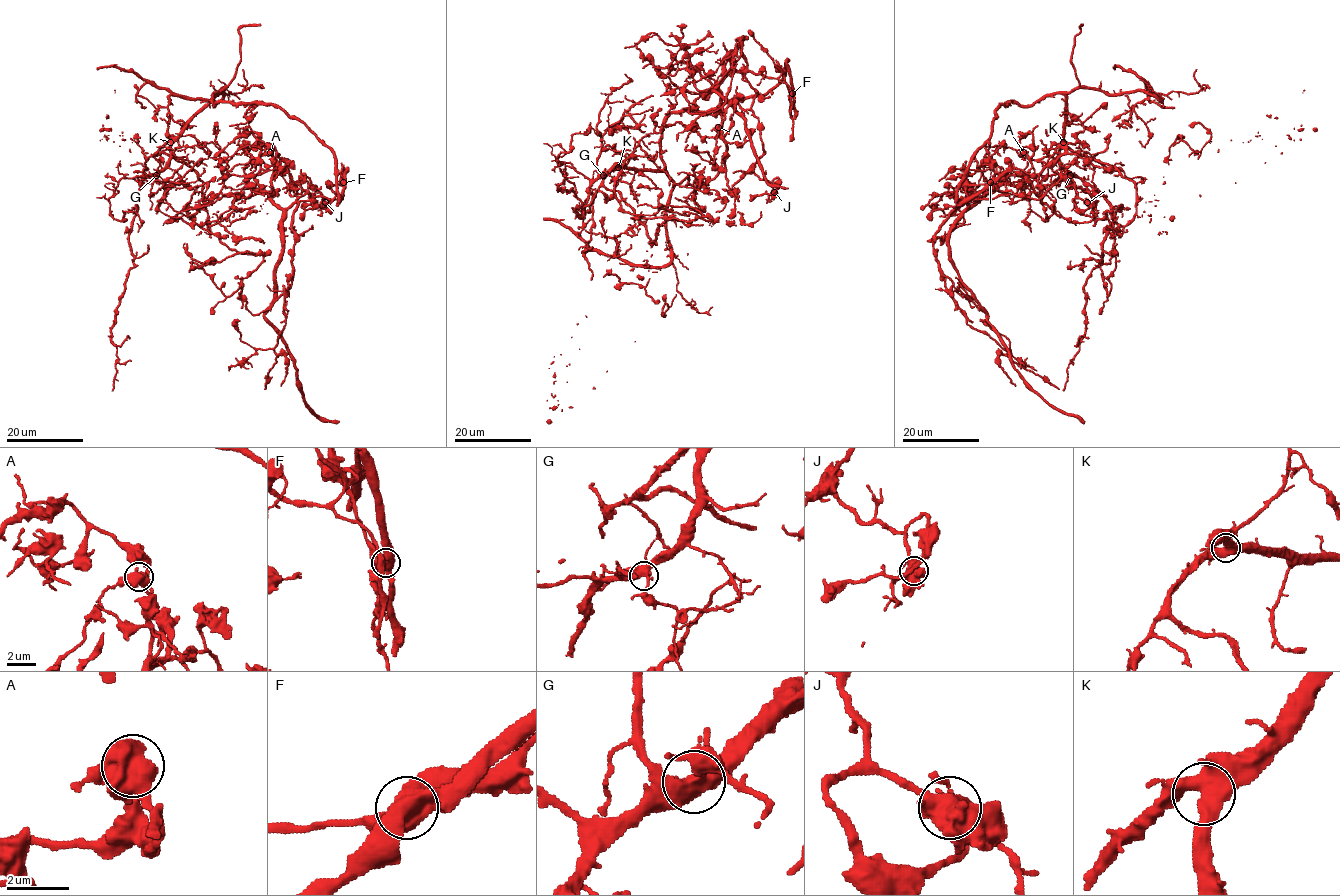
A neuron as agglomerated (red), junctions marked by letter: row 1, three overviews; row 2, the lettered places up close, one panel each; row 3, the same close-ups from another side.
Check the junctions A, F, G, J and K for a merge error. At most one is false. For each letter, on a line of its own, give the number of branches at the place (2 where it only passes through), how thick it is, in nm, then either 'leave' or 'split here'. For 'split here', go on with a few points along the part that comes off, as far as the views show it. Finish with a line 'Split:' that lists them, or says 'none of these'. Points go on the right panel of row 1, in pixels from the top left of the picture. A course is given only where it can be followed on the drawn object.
A: branches 4; calibre 650 nm; leave
F: branches 4; calibre 650 nm; split here; course (990, 182), (956, 204), (1007, 103), (1151, 93), (1133, 108), (1149, 132), (1218, 150), (1290, 137), (1305, 90)
G: branches 4; calibre 500 nm; leave
J: branches 4; calibre 600 nm; leave
K: branches 4; calibre 500 nm; leave
Split: F

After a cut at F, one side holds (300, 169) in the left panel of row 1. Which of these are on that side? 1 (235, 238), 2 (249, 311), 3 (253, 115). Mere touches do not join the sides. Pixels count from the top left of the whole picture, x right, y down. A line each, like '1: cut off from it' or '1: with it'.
1: with it
2: with it
3: with it

